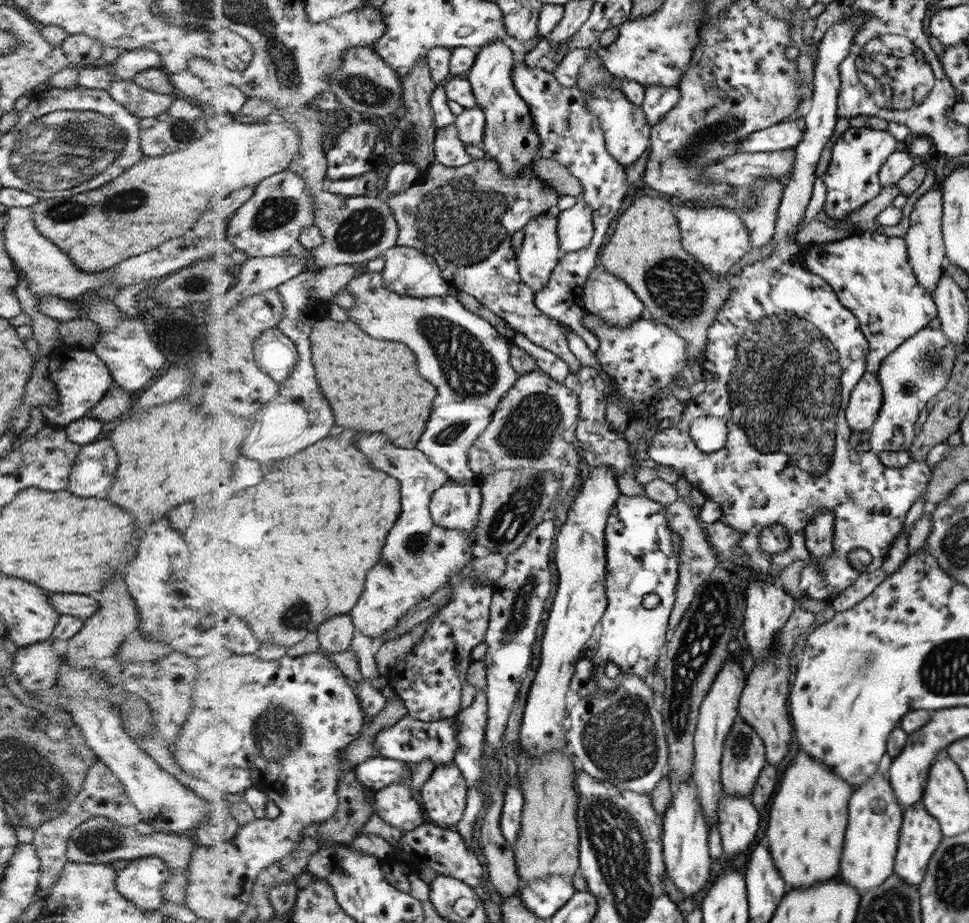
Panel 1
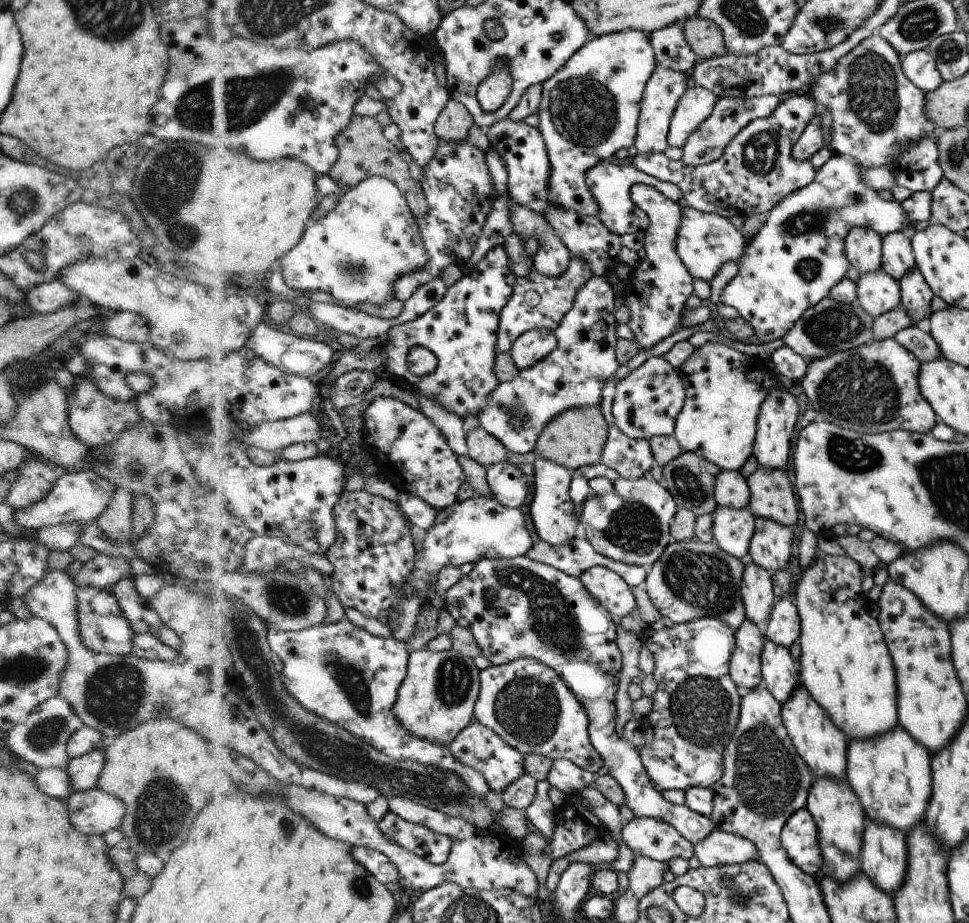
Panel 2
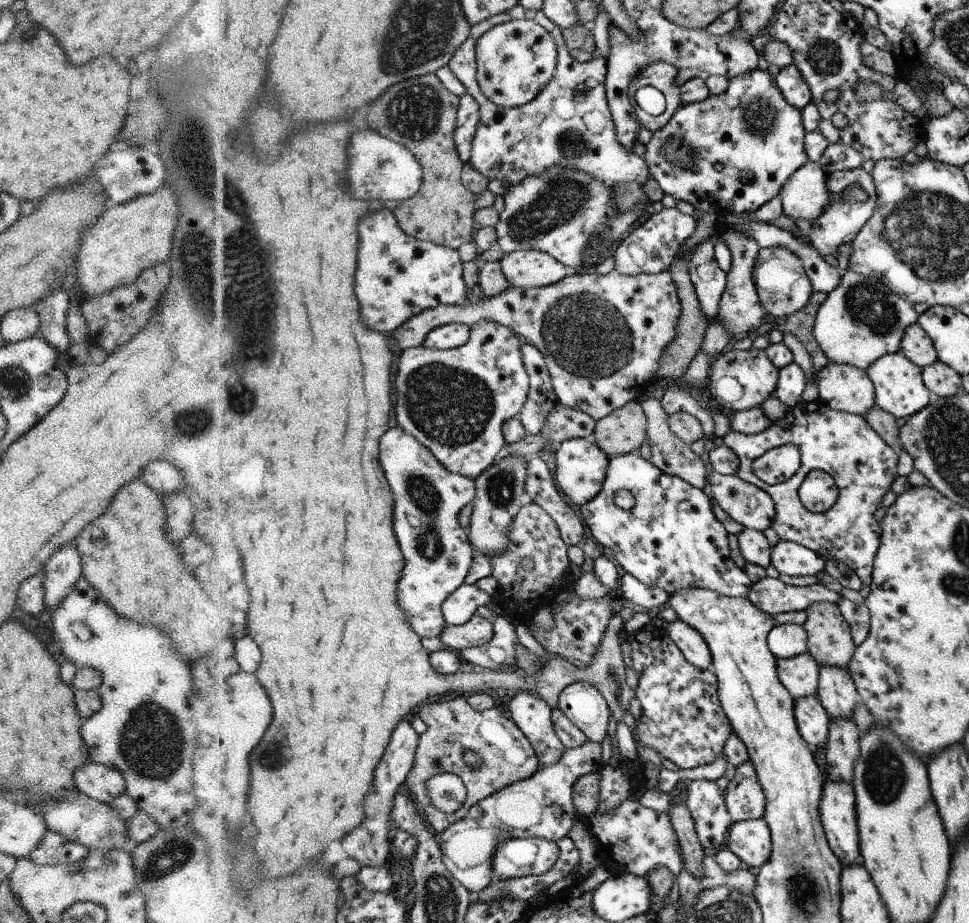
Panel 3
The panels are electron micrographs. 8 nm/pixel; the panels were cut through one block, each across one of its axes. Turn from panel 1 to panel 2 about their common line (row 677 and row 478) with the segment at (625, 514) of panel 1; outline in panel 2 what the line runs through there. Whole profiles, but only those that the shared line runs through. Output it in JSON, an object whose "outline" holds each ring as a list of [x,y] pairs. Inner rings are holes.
{"outline":[[[600,476],[590,479],[589,486],[591,494],[581,506],[580,522],[594,550],[627,565],[656,563],[668,548],[670,520],[676,518],[677,502],[672,493],[650,476],[638,480]]]}

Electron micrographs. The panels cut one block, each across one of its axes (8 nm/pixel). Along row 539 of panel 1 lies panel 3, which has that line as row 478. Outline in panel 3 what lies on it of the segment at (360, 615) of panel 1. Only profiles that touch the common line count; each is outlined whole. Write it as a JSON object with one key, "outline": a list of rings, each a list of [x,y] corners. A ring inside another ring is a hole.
{"outline":[[[392,428],[382,440],[382,462],[394,492],[398,492],[398,536],[406,552],[406,572],[400,584],[402,608],[420,636],[440,637],[449,624],[442,606],[462,588],[474,554],[468,529],[460,524],[460,512],[476,498],[476,480],[446,468],[428,446],[404,428]]]}

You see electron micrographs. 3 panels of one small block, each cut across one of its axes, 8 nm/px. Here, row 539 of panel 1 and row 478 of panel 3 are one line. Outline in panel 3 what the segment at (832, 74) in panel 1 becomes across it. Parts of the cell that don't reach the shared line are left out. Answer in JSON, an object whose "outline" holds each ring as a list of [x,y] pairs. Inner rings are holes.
{"outline":[[[820,400],[800,402],[768,430],[751,435],[732,431],[720,443],[733,450],[740,460],[734,474],[765,489],[776,502],[777,519],[772,530],[780,541],[805,546],[825,561],[837,560],[847,564],[864,585],[873,582],[873,563],[882,536],[882,520],[878,520],[878,512],[882,512],[884,495],[898,475],[899,453],[870,428],[863,416],[834,410]],[[786,443],[794,444],[800,451],[800,468],[788,480],[769,485],[757,477],[757,461],[769,450]],[[813,470],[831,474],[839,488],[836,504],[822,514],[810,512],[800,499],[801,484]]]}

